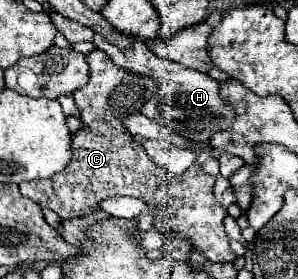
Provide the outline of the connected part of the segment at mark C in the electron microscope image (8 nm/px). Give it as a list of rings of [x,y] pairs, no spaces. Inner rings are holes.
[[[98,48],[86,54],[86,60],[90,64],[90,82],[72,94],[84,124],[84,128],[74,134],[74,160],[64,172],[58,172],[50,180],[22,182],[20,194],[34,200],[40,208],[54,210],[62,220],[92,214],[96,204],[110,196],[140,198],[152,206],[162,206],[174,220],[176,232],[190,238],[192,246],[208,260],[234,262],[236,254],[230,250],[230,240],[224,232],[226,210],[214,198],[216,178],[200,170],[198,164],[192,164],[184,174],[170,174],[166,168],[158,166],[122,126],[122,116],[138,112],[142,104],[156,94],[158,80],[116,66]]]

